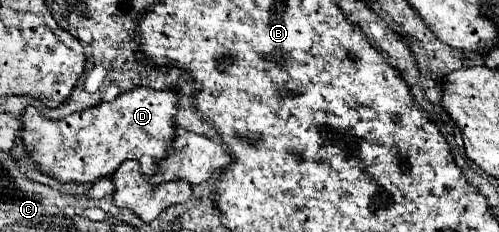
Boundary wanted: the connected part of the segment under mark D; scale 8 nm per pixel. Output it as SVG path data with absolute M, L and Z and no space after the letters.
M135 88L119 94L113 102L101 102L83 112L75 112L63 120L47 120L27 106L21 114L21 130L25 152L35 168L59 182L89 184L103 176L111 176L125 160L137 160L141 174L153 176L159 160L167 156L175 140L175 92Z

